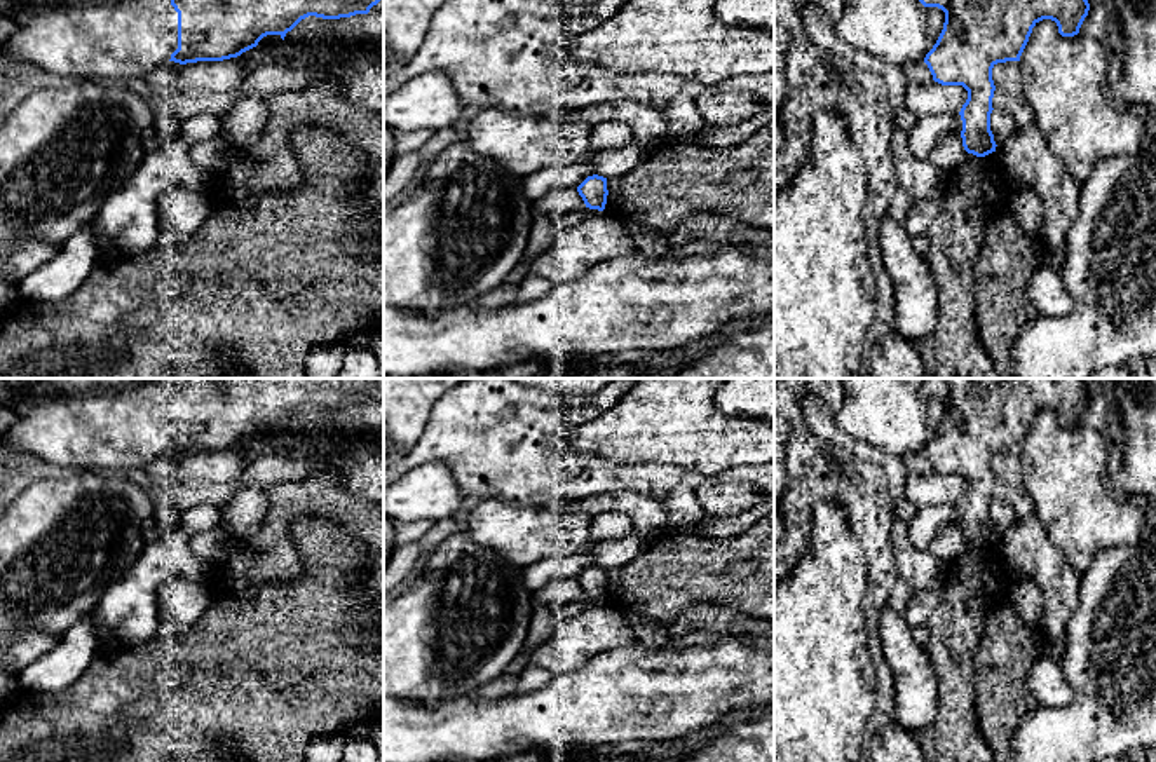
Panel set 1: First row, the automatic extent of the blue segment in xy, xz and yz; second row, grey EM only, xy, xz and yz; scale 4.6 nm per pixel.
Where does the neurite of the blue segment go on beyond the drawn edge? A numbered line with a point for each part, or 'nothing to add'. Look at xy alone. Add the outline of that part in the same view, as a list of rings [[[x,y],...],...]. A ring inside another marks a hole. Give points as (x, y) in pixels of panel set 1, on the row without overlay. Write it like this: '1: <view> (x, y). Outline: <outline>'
1: xy (128, 428). Outline: [[[160,378],[7,406],[16,422],[0,443],[61,467],[141,469],[178,439],[178,403]]]

